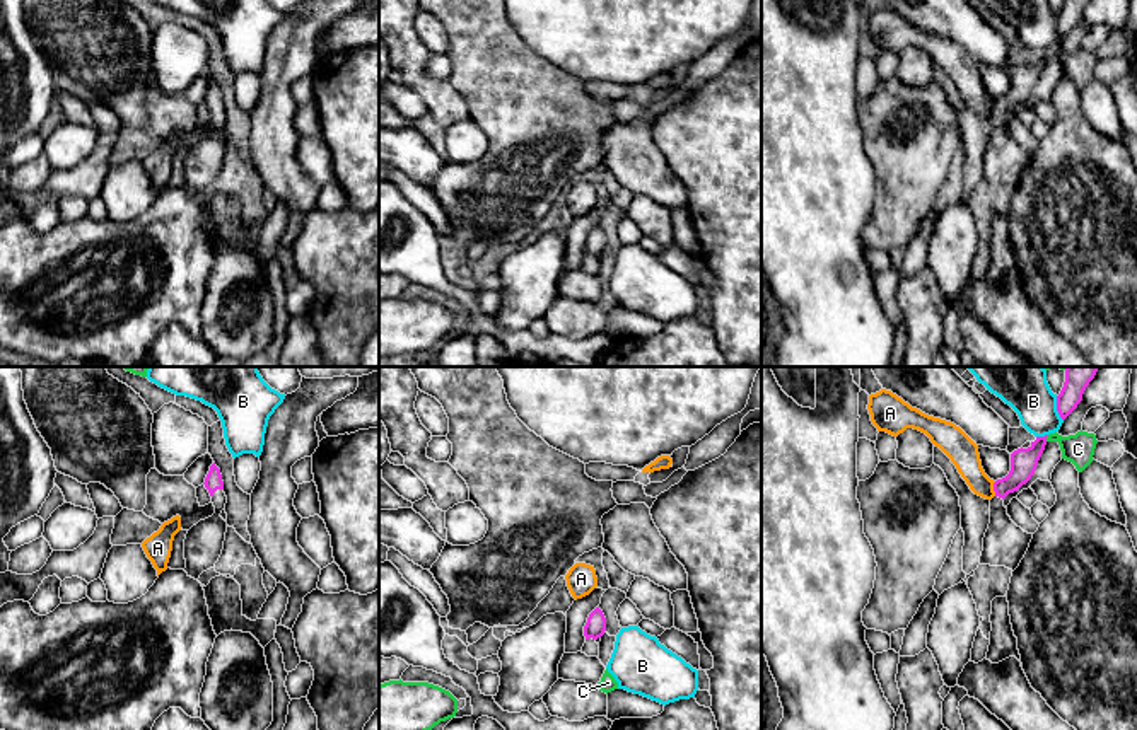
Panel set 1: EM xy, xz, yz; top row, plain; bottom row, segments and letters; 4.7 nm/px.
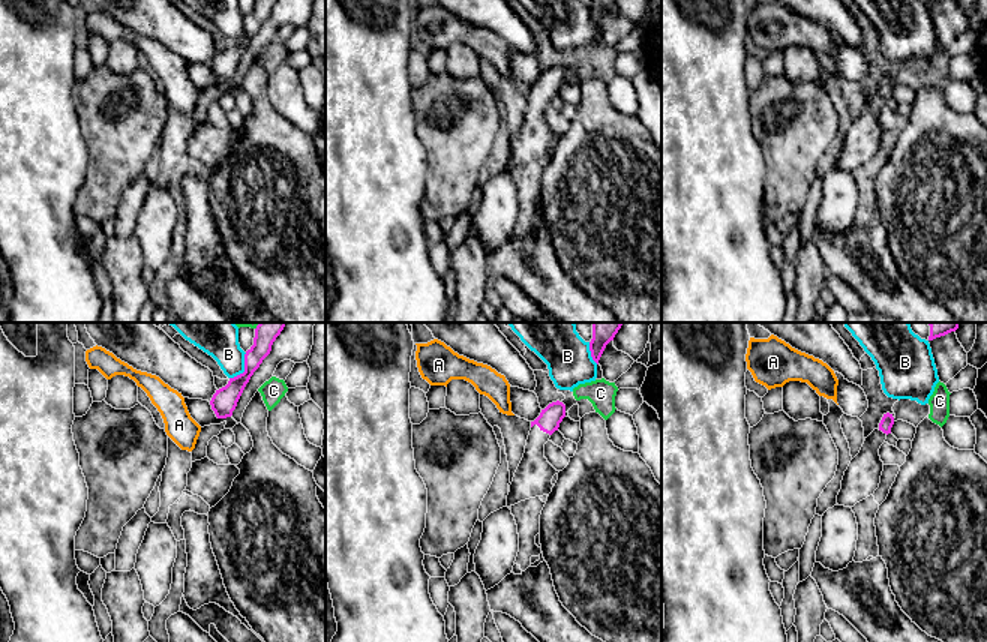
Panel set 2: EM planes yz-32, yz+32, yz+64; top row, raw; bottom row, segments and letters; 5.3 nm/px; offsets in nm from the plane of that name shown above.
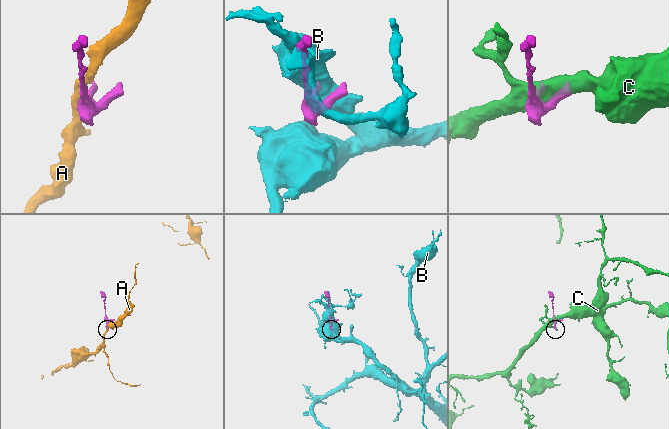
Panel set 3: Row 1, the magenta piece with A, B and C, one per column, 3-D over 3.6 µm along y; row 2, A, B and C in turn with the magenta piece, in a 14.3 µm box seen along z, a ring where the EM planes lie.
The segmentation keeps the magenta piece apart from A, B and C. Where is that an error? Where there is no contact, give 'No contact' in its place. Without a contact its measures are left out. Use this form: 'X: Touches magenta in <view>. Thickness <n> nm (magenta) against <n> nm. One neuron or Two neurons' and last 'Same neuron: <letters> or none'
A: Touches magenta in yz. Thickness 130 nm (magenta) against 140 nm. Two neurons
B: Touches magenta in yz. Thickness 140 nm (magenta) against 260 nm. Two neurons
C: Touches magenta in yz. Thickness 130 nm (magenta) against 140 nm. Two neurons
Same neuron: none

